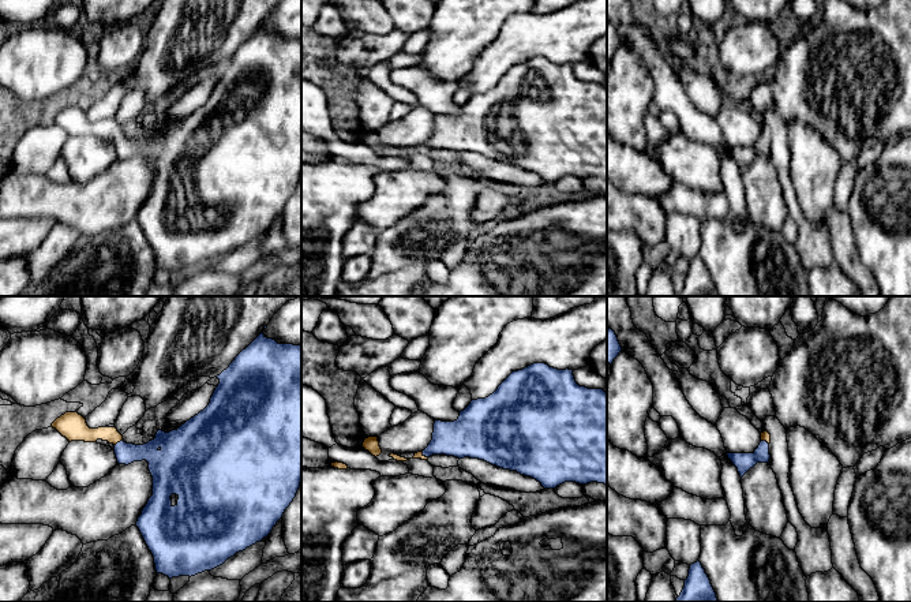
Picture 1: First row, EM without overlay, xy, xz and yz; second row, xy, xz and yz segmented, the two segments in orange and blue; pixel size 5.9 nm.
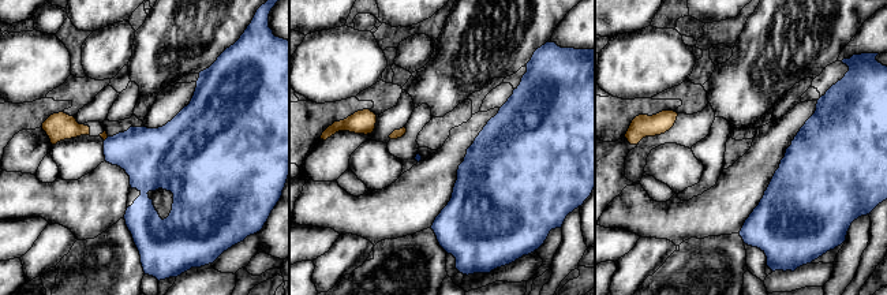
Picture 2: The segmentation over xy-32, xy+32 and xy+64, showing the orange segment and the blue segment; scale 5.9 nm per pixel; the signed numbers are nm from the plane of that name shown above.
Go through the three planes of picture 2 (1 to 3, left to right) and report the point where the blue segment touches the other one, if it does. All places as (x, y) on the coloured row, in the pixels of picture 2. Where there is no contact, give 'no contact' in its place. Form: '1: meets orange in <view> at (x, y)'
1: meets orange in xy-32 at (105, 138)
2: no contact
3: no contact

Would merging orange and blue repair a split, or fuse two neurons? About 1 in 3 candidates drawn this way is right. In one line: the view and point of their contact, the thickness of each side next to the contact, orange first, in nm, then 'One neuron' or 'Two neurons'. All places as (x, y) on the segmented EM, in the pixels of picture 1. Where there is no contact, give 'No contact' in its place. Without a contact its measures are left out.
Touches orange at xy (119, 441). Thickness 130 nm (orange) against 130 nm. One neuron

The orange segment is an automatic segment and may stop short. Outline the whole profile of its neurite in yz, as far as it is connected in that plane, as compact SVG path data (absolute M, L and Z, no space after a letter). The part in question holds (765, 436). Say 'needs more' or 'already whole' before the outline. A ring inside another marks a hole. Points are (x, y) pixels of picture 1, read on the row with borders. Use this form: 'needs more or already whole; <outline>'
needs more; M765 430L761 433L761 442L753 453L727 453L728 459L738 468L741 478L757 463L769 463L771 434Z

